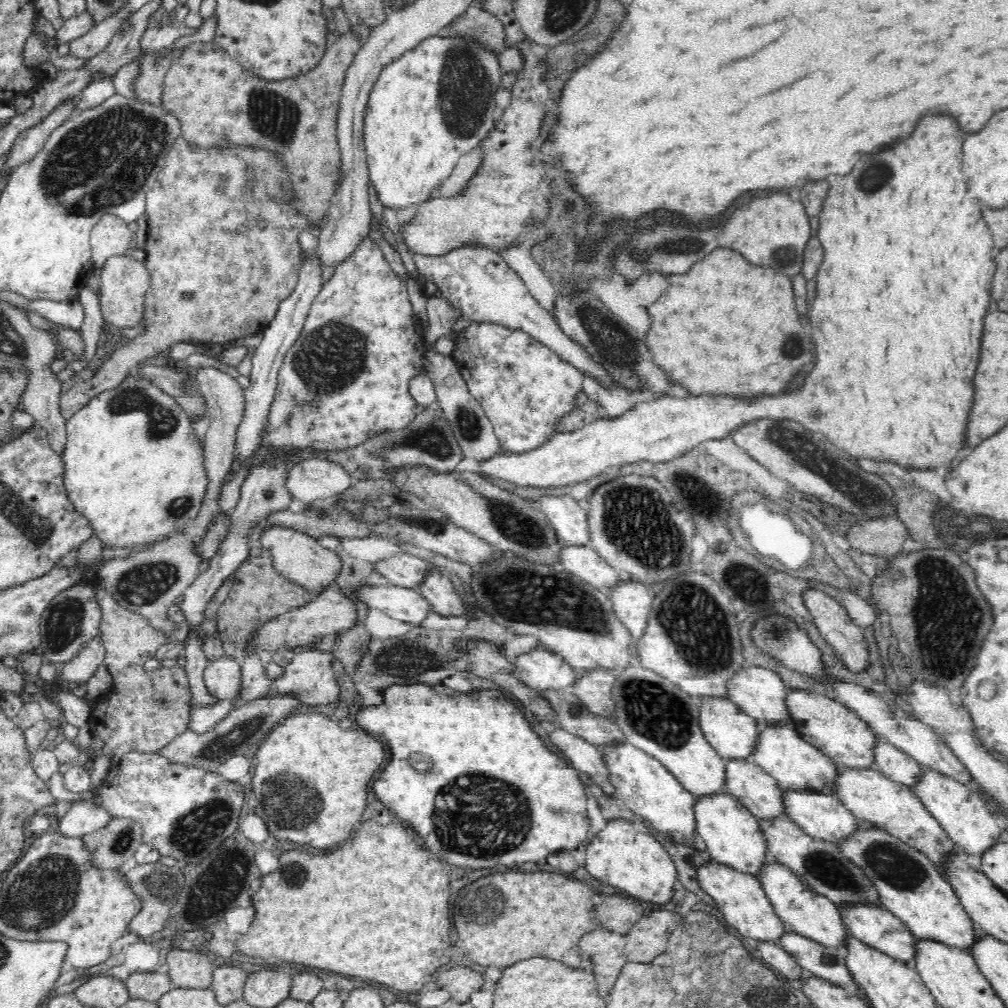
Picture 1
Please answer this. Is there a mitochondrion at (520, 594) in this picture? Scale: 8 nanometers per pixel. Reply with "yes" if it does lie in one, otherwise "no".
yes

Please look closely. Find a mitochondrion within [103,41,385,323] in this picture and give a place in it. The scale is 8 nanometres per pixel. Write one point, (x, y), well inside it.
(246, 186)

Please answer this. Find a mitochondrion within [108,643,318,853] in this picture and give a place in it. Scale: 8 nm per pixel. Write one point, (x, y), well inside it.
(240, 733)

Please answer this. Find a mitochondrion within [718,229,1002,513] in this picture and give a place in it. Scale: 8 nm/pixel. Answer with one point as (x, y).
(808, 452)

